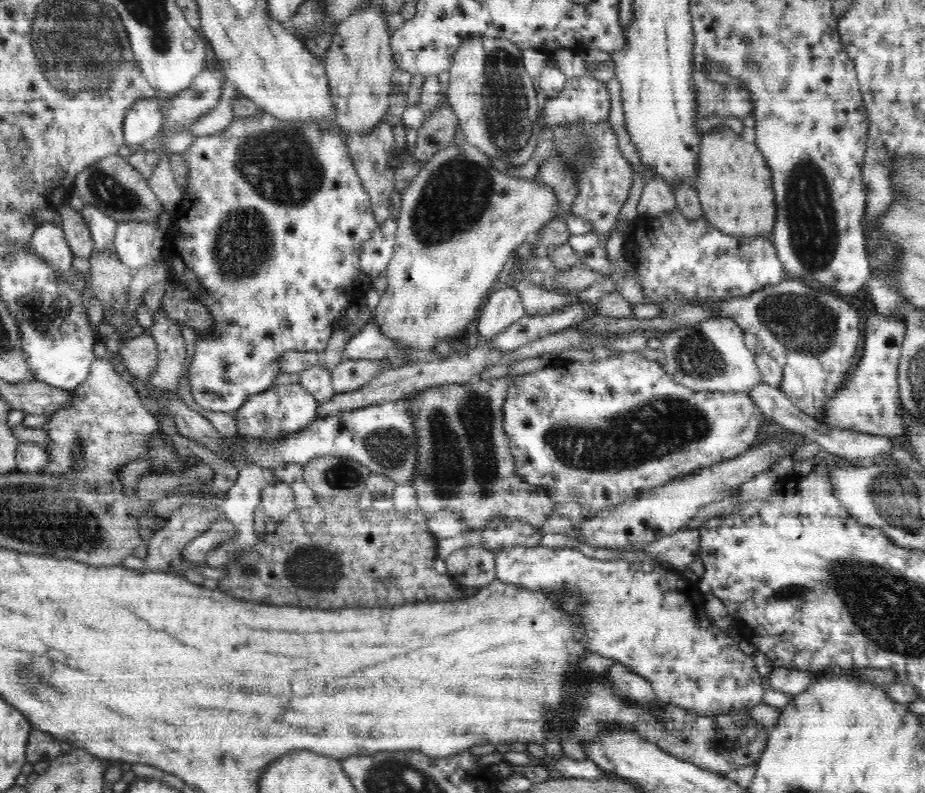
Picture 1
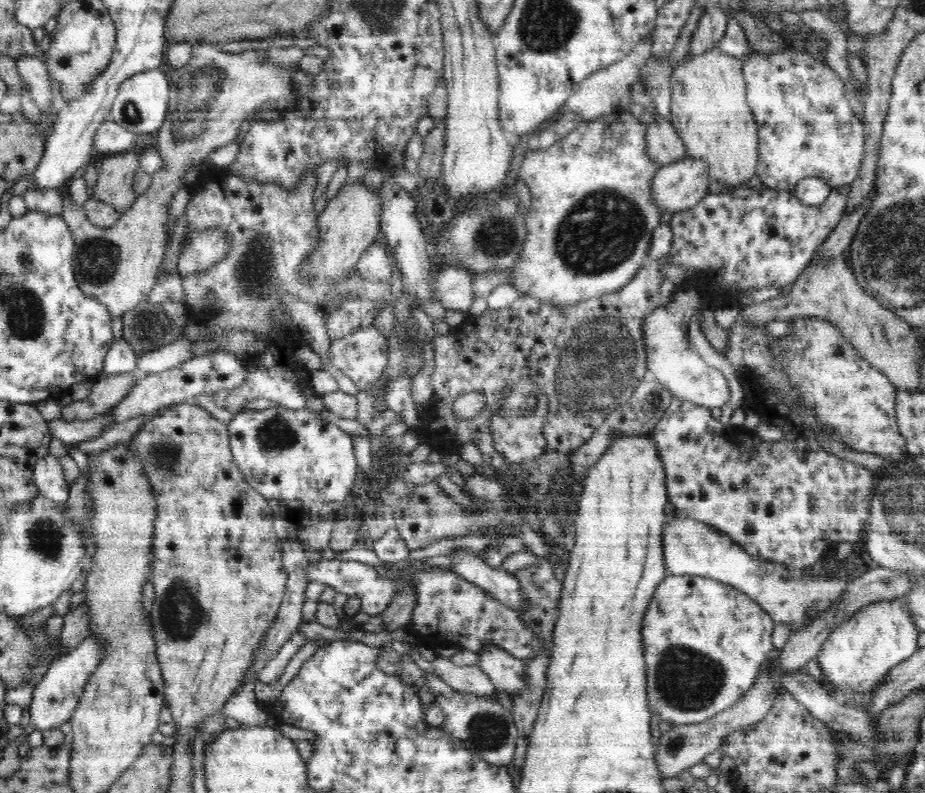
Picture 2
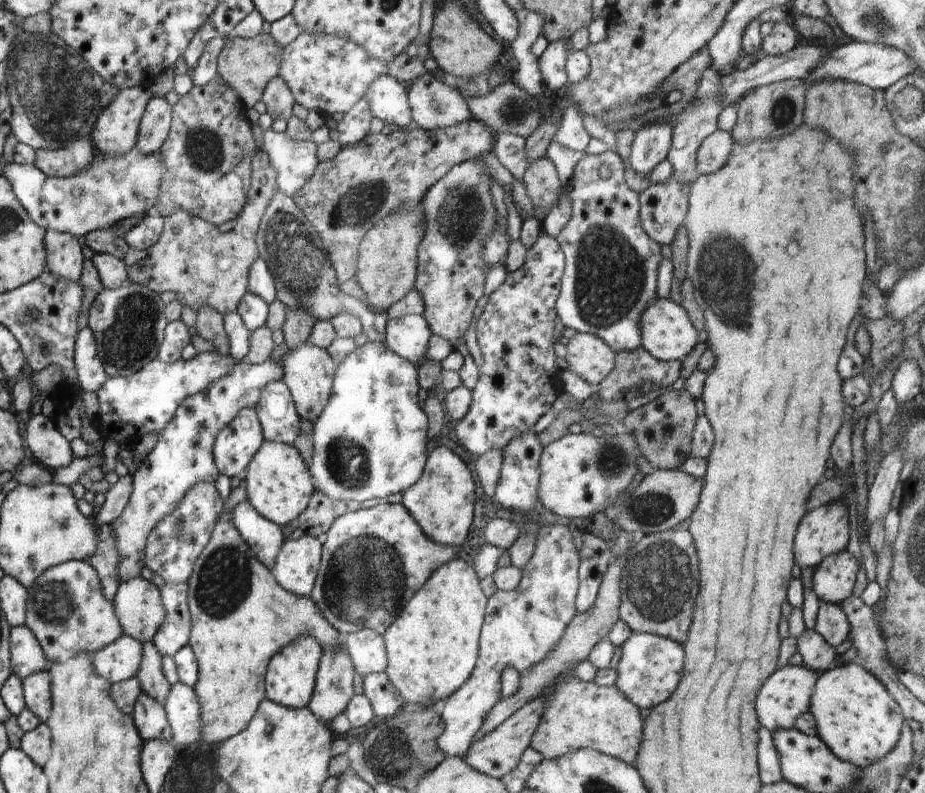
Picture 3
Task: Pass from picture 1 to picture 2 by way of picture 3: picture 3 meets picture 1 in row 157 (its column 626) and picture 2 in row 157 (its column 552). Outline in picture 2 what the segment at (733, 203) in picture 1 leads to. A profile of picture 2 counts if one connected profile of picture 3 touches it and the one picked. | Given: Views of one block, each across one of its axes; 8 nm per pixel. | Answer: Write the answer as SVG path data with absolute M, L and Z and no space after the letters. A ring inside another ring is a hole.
M717 47L706 53L688 54L671 74L670 122L683 140L690 158L707 162L711 182L738 186L755 175L759 161L758 127L746 100L742 61Z

